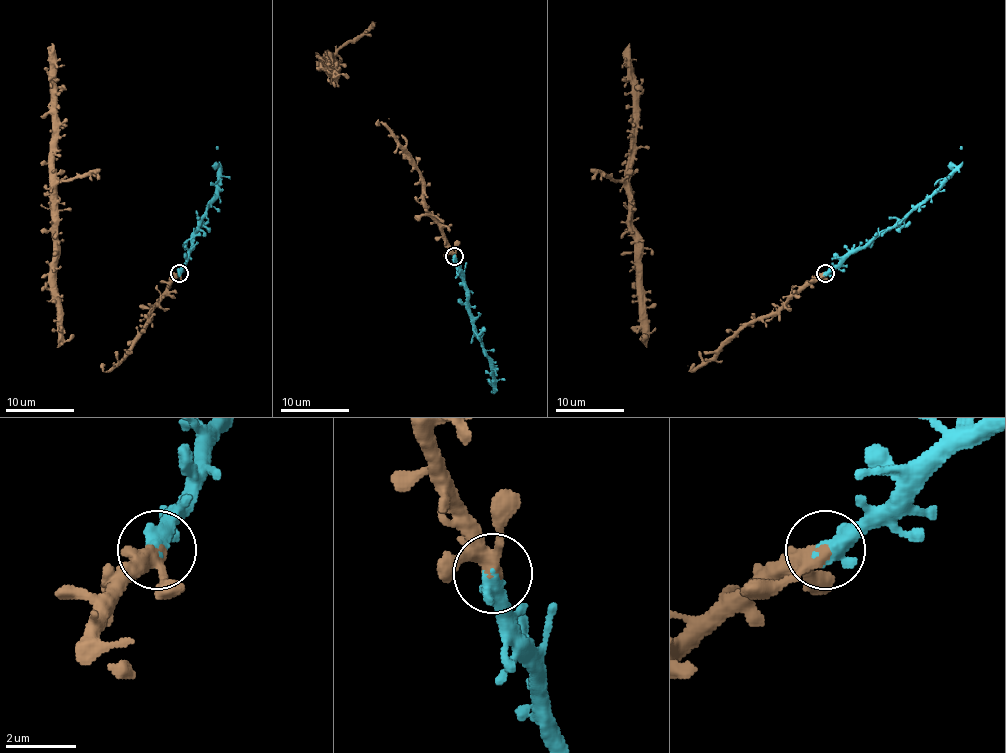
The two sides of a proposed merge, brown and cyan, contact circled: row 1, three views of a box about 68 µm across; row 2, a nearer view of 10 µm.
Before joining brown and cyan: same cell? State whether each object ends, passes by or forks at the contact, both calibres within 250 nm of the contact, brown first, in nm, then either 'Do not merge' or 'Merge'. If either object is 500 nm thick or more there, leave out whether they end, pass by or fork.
Thickness 360 nm (brown) against 600 nm. Merge

